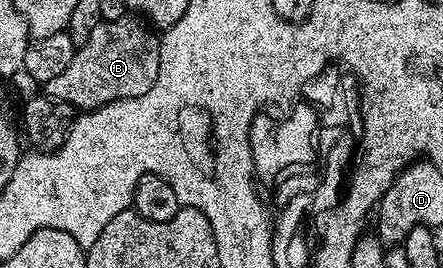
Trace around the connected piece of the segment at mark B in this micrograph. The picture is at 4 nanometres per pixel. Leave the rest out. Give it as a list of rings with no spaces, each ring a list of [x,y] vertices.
[[[126,16],[119,20],[100,22],[87,36],[87,44],[76,47],[71,64],[64,72],[44,83],[44,93],[50,98],[71,104],[78,111],[98,110],[115,100],[143,96],[159,76],[158,35],[148,25]]]

